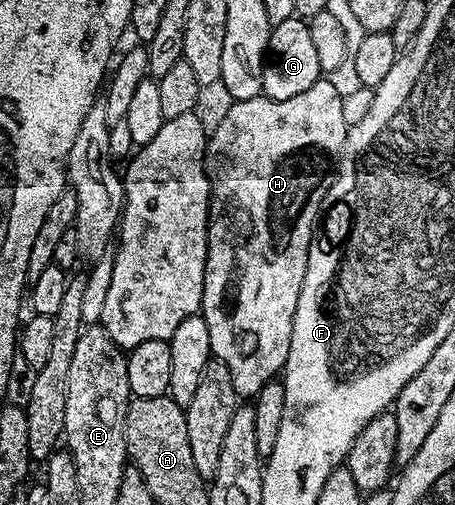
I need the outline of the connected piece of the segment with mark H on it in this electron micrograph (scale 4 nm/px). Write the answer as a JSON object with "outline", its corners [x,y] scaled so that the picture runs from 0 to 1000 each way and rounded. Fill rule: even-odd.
{"outline":[[[701,154],[686,170],[677,170],[677,178],[651,186],[651,194],[600,198],[574,188],[543,198],[516,198],[503,208],[508,214],[481,234],[479,248],[459,263],[462,434],[453,440],[453,533],[440,624],[448,630],[448,638],[457,638],[457,669],[468,711],[501,729],[523,788],[565,784],[567,774],[589,754],[604,750],[626,731],[642,677],[642,638],[651,630],[651,598],[659,598],[659,574],[668,566],[668,543],[677,527],[681,473],[690,469],[708,402],[730,368],[743,327],[752,321],[752,299],[760,287],[765,250],[756,242],[752,194],[747,186],[738,186],[738,170],[730,170],[723,154]]]}

